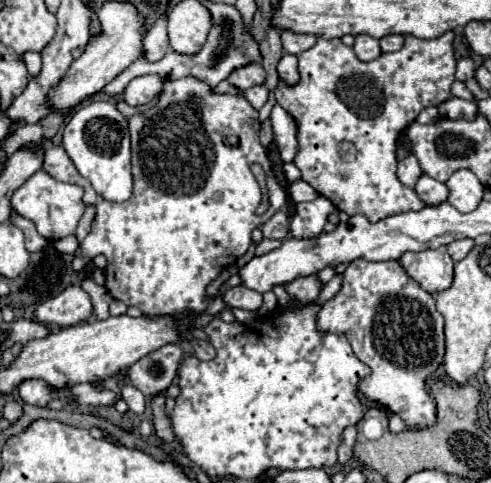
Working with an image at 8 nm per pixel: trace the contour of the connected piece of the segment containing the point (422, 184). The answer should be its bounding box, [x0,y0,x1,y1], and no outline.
[416,174,448,206]

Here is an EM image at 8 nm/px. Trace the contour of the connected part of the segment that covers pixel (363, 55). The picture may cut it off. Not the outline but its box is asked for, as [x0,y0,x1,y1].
[354,34,382,62]

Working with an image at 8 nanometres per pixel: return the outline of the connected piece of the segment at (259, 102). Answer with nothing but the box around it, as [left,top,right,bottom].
[244,84,268,110]

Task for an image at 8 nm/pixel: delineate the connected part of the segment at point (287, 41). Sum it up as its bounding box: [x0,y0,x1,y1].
[282,32,316,54]

